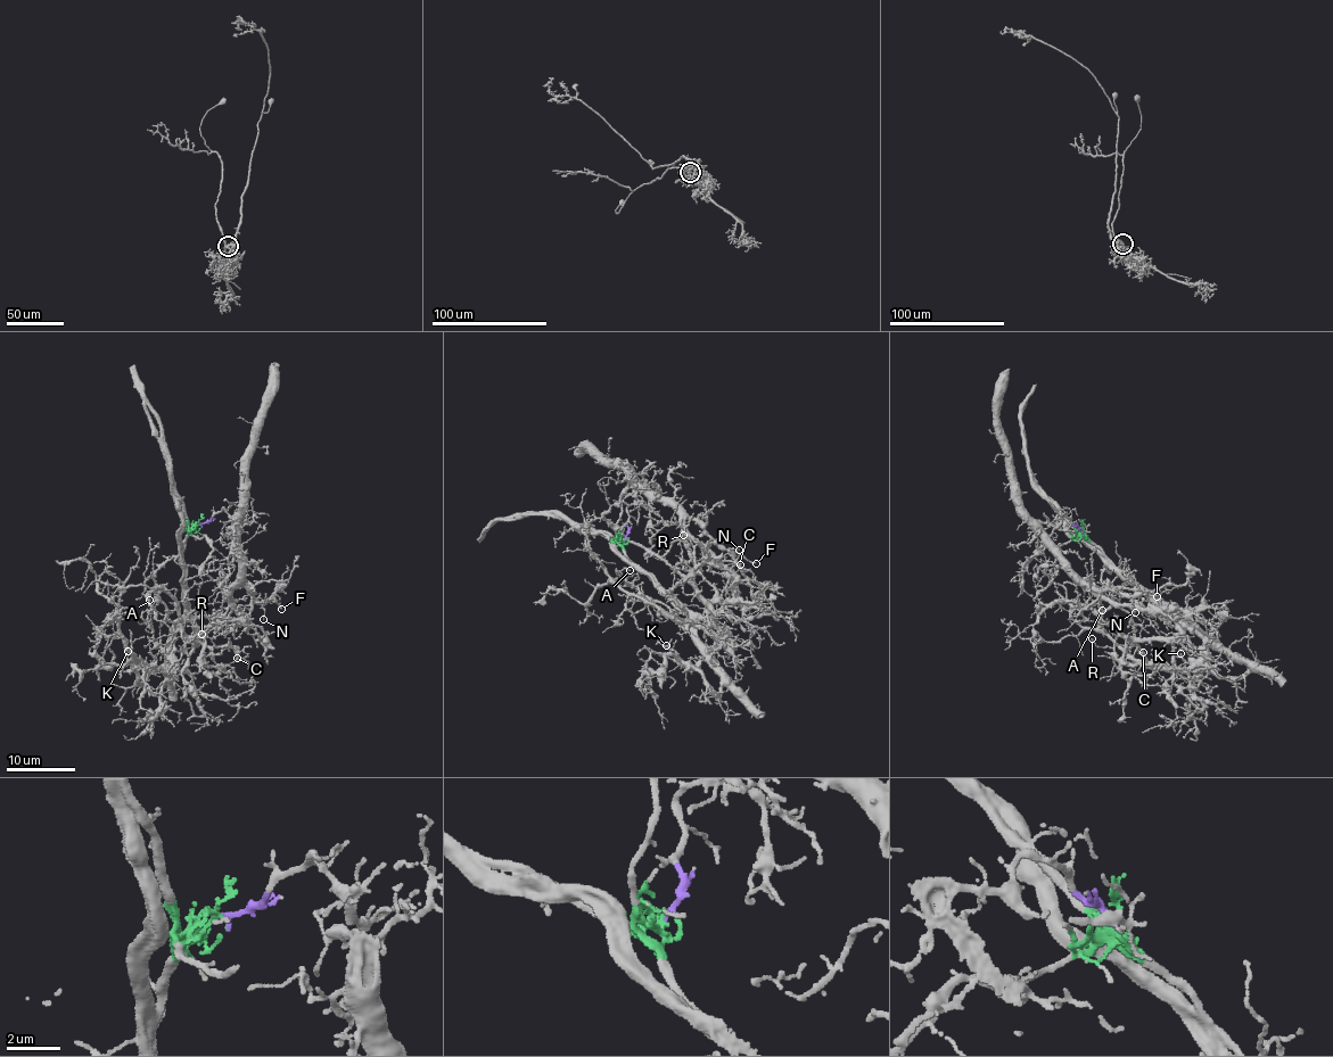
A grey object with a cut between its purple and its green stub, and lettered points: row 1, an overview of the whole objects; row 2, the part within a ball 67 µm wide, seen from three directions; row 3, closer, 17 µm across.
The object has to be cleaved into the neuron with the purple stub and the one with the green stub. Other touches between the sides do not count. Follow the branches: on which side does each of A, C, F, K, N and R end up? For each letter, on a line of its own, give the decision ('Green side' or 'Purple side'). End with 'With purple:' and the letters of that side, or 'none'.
A: Green side
C: Green side
F: Purple side
K: Green side
N: Purple side
R: Green side
With purple: F, N

